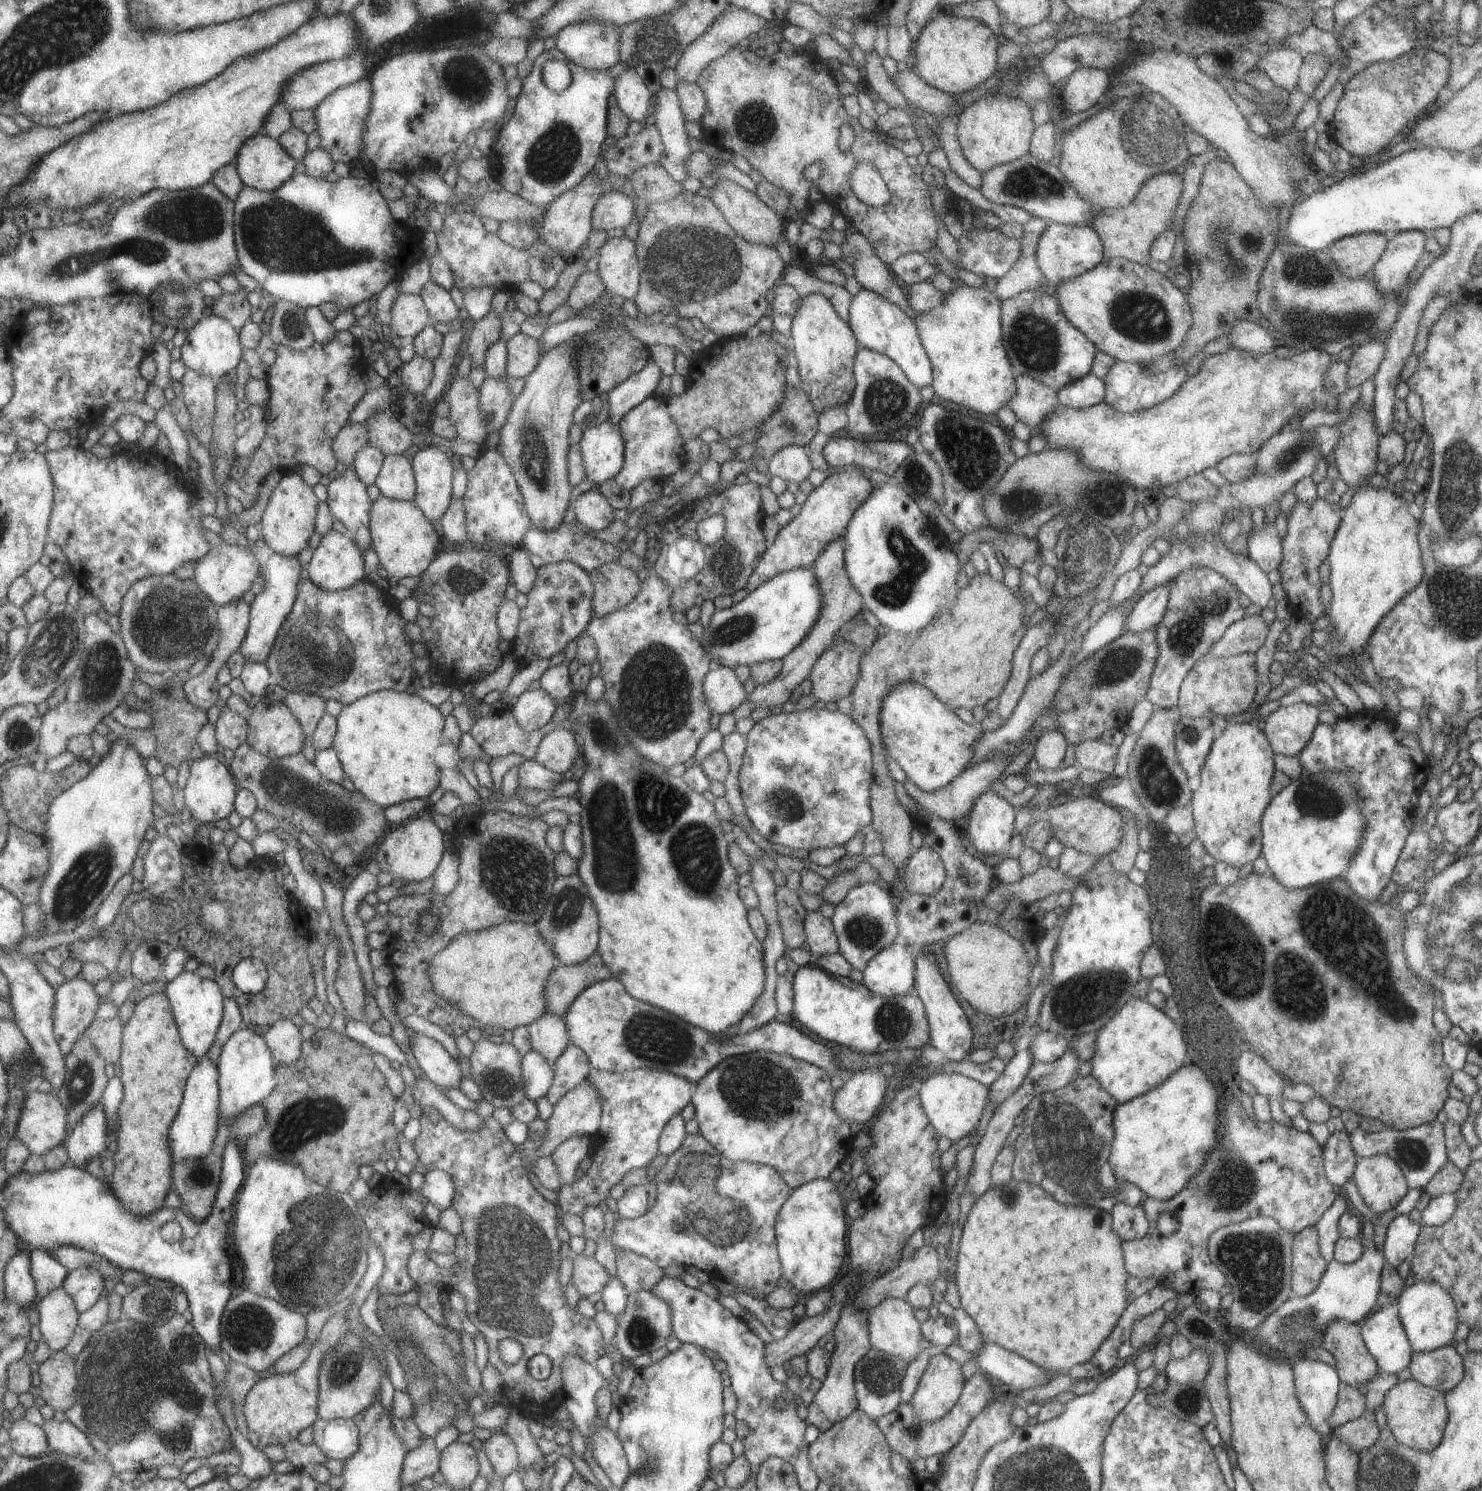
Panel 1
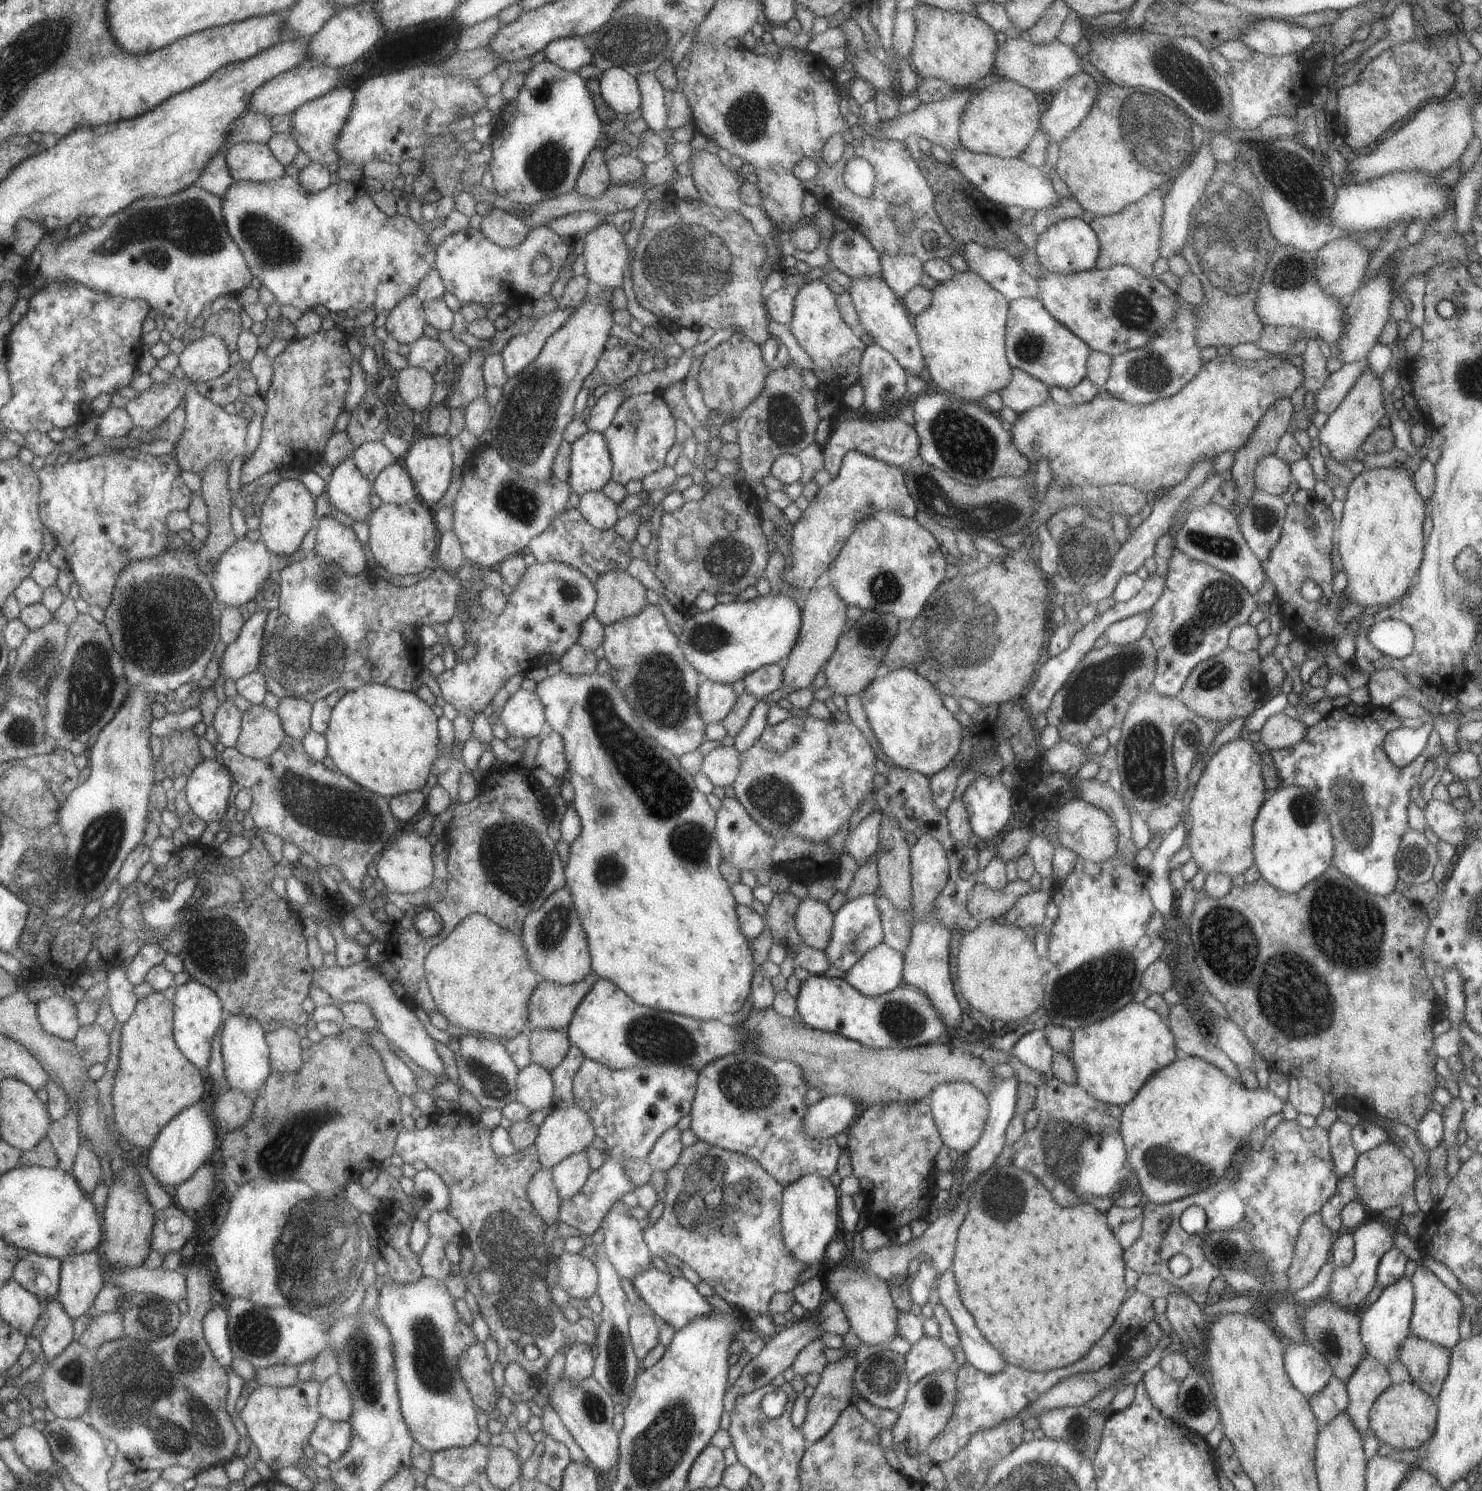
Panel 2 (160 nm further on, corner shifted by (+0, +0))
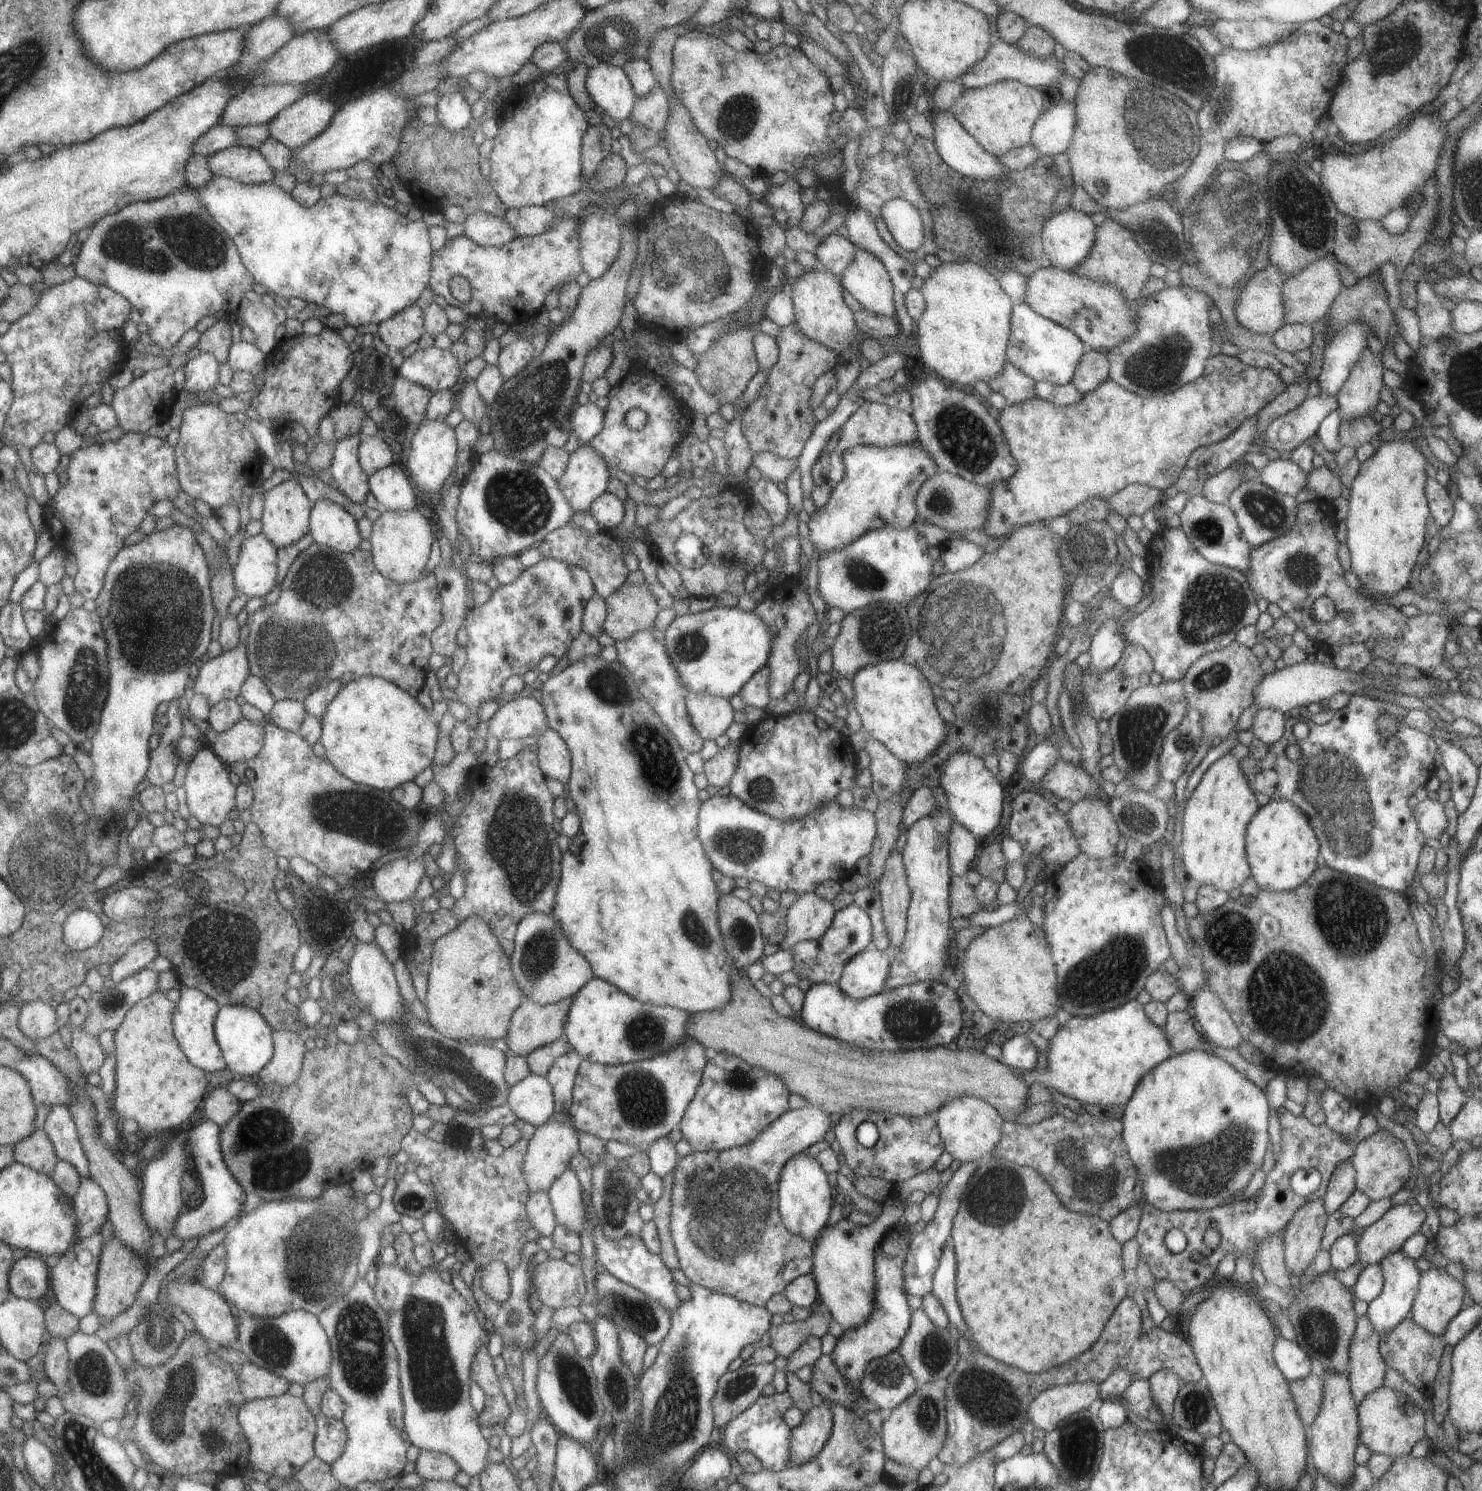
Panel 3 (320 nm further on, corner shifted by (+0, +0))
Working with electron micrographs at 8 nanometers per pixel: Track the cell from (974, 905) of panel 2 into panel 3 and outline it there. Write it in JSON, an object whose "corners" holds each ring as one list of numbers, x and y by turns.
{"corners":[[951,876,948,890,948,913,951,919,960,916,968,917,979,909,993,910,997,908,996,900,983,907,974,897,974,888,967,884,964,876]]}

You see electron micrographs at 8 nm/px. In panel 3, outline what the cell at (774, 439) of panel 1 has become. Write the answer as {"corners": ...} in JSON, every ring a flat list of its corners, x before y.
{"corners":[[795,322,780,327,774,338,778,346,778,361,766,374,769,394,765,399,753,399,742,416,741,430,747,439,752,456,767,451,782,459,797,459,817,423,813,409,807,403,813,382,826,372,833,371,838,352,807,338]]}

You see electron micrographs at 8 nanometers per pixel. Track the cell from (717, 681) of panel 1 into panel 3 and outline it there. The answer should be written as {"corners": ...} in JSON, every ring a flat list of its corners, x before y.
{"corners":[[686,695,685,710,693,730,703,742,714,741,733,722,733,709,728,699,715,695]]}

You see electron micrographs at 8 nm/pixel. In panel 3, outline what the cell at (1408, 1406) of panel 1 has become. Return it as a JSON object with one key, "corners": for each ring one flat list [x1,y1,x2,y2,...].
{"corners":[[1383,1386,1368,1392,1356,1406,1358,1442,1371,1453,1385,1454,1394,1460,1407,1457,1411,1448,1425,1436,1423,1412,1406,1394]]}

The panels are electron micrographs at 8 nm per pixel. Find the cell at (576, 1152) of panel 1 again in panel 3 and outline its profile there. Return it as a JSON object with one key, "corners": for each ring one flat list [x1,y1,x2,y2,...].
{"corners":[[567,1168,561,1177,552,1182,547,1191,556,1224,579,1235,584,1220,582,1188,577,1175]]}

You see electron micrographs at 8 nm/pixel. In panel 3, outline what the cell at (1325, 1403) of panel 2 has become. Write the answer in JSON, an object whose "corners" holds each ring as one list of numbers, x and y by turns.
{"corners":[[1309,1374,1301,1380,1287,1380,1287,1382,1288,1391,1294,1400,1300,1421,1305,1426,1309,1426,1316,1417,1320,1405,1320,1396,1322,1395,1320,1377]]}

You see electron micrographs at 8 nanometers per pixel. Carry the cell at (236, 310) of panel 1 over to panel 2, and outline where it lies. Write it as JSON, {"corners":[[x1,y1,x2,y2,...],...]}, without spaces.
{"corners":[[230,310,211,315,205,321,203,336,215,335,224,338,229,350,236,355,235,350,238,350,238,340,243,332,241,330,243,328,241,326,241,316,245,316,245,314]]}

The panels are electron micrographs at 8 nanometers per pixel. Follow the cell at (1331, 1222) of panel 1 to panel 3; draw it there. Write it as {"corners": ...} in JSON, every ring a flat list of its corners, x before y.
{"corners":[[1347,1159,1340,1162,1331,1171,1330,1177,1326,1184,1326,1191,1323,1193,1324,1209,1327,1214,1337,1211,1339,1205,1351,1194,1355,1189,1355,1169,1352,1162]]}

